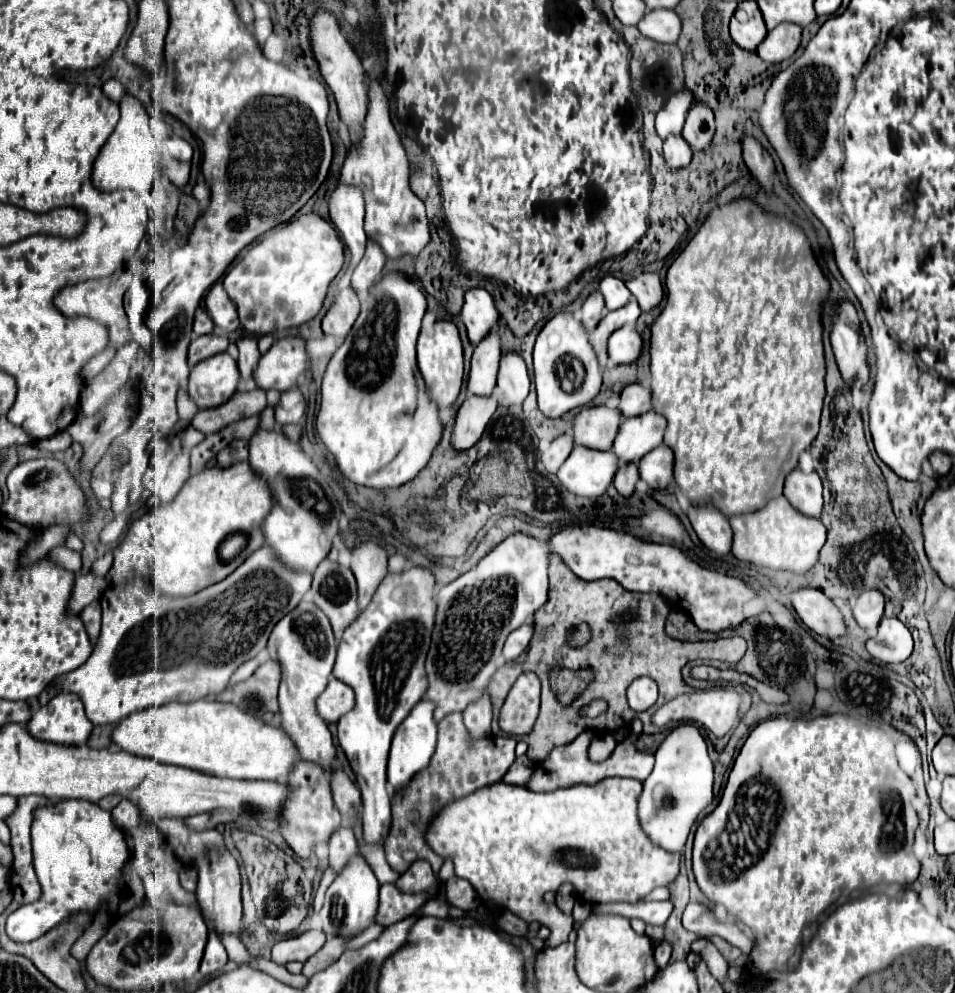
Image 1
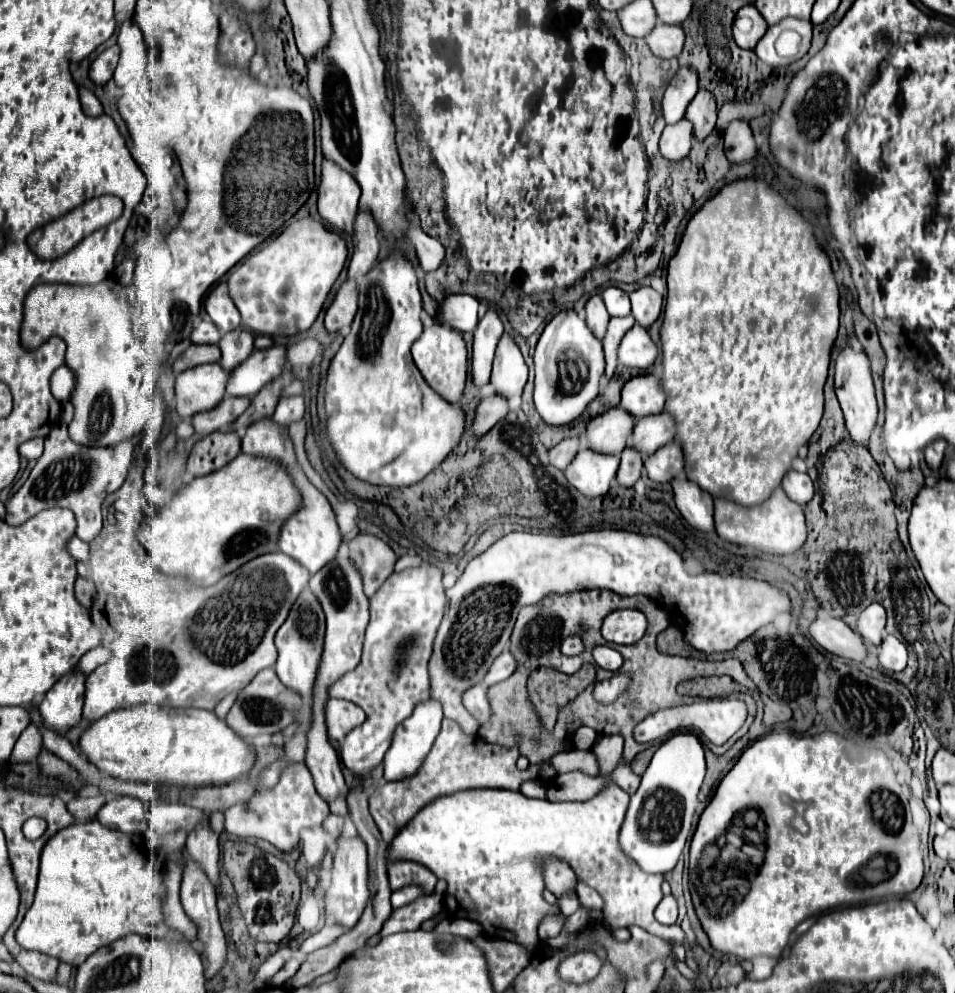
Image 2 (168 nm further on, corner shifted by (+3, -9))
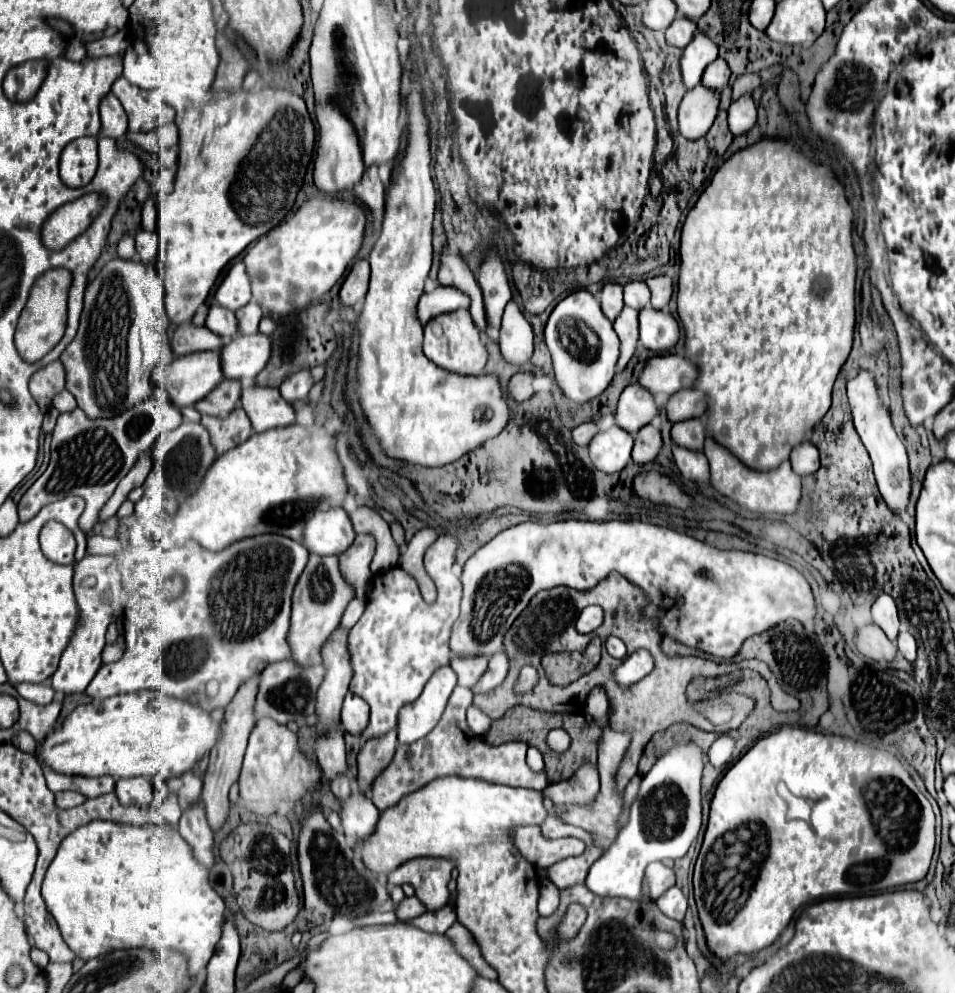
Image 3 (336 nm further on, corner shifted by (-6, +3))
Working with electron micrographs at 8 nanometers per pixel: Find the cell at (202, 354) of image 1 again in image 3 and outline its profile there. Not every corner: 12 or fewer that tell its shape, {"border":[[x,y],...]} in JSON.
{"border":[[178,325],[172,333],[176,357],[220,351],[222,337],[206,327]]}

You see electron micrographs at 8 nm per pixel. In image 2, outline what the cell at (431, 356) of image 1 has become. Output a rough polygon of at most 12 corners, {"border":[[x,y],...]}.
{"border":[[431,325],[411,347],[431,389],[457,403],[467,345],[449,325]]}

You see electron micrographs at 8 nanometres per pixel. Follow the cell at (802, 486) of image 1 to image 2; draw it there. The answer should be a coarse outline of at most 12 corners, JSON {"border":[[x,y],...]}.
{"border":[[789,469],[783,489],[799,505],[813,497],[813,481],[807,473]]}

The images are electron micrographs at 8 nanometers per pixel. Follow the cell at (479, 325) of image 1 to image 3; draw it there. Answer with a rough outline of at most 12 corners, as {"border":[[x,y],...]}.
{"border":[[436,287],[418,303],[422,323],[456,309],[470,309],[470,295]]}

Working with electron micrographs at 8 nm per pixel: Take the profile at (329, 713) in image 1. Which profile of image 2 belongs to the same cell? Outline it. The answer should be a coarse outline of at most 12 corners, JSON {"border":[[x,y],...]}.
{"border":[[343,699],[325,707],[329,737],[341,743],[365,721],[363,709]]}

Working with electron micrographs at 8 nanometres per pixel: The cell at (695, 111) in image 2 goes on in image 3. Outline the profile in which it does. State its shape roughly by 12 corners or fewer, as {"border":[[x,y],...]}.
{"border":[[724,59],[706,67],[702,85],[720,93],[730,79]]}

